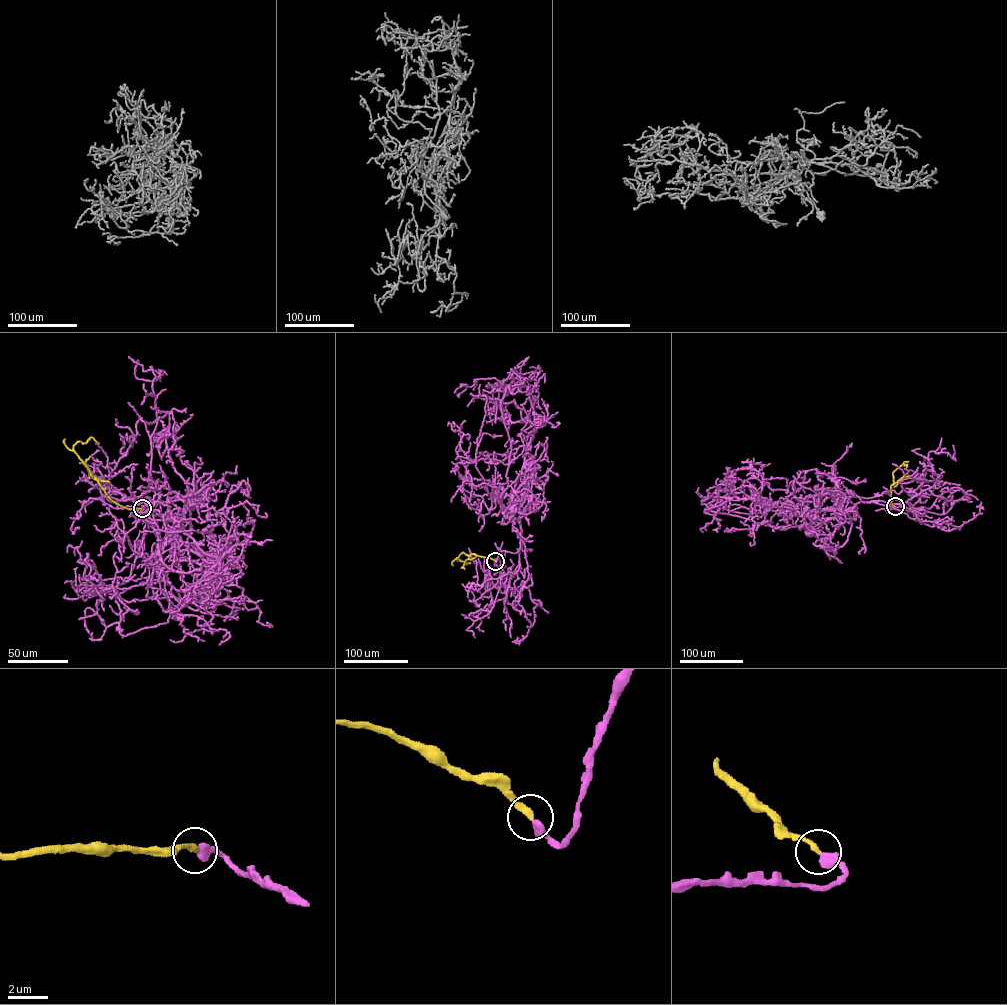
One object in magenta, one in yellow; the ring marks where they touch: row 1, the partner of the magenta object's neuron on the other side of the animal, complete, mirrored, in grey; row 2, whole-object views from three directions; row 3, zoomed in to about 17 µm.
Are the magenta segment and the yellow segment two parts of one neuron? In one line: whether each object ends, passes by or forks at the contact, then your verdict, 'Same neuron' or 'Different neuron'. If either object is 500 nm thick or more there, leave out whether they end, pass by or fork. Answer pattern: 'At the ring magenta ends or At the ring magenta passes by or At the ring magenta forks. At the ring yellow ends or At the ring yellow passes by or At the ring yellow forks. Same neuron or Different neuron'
Same neuron

